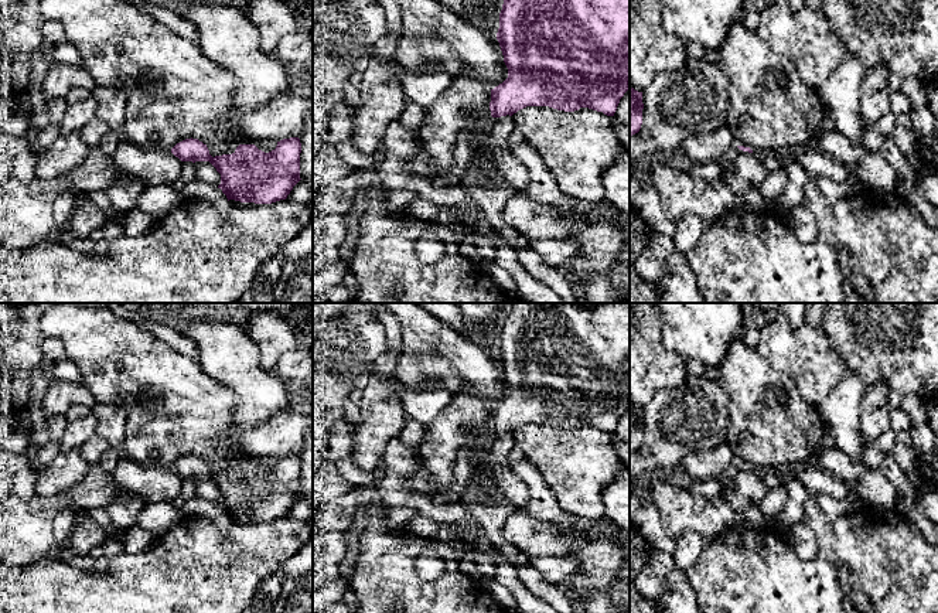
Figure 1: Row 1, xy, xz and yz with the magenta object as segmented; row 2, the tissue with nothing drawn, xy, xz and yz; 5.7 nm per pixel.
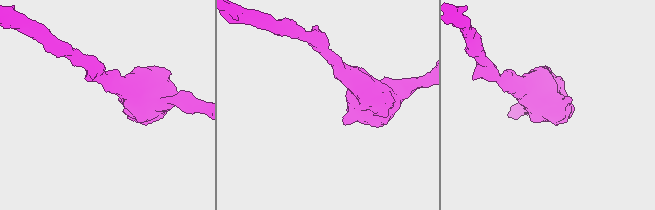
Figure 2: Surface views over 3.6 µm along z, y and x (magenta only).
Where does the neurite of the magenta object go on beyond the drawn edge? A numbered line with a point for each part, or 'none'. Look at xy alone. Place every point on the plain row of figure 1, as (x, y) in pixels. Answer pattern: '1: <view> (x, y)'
none

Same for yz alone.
none

